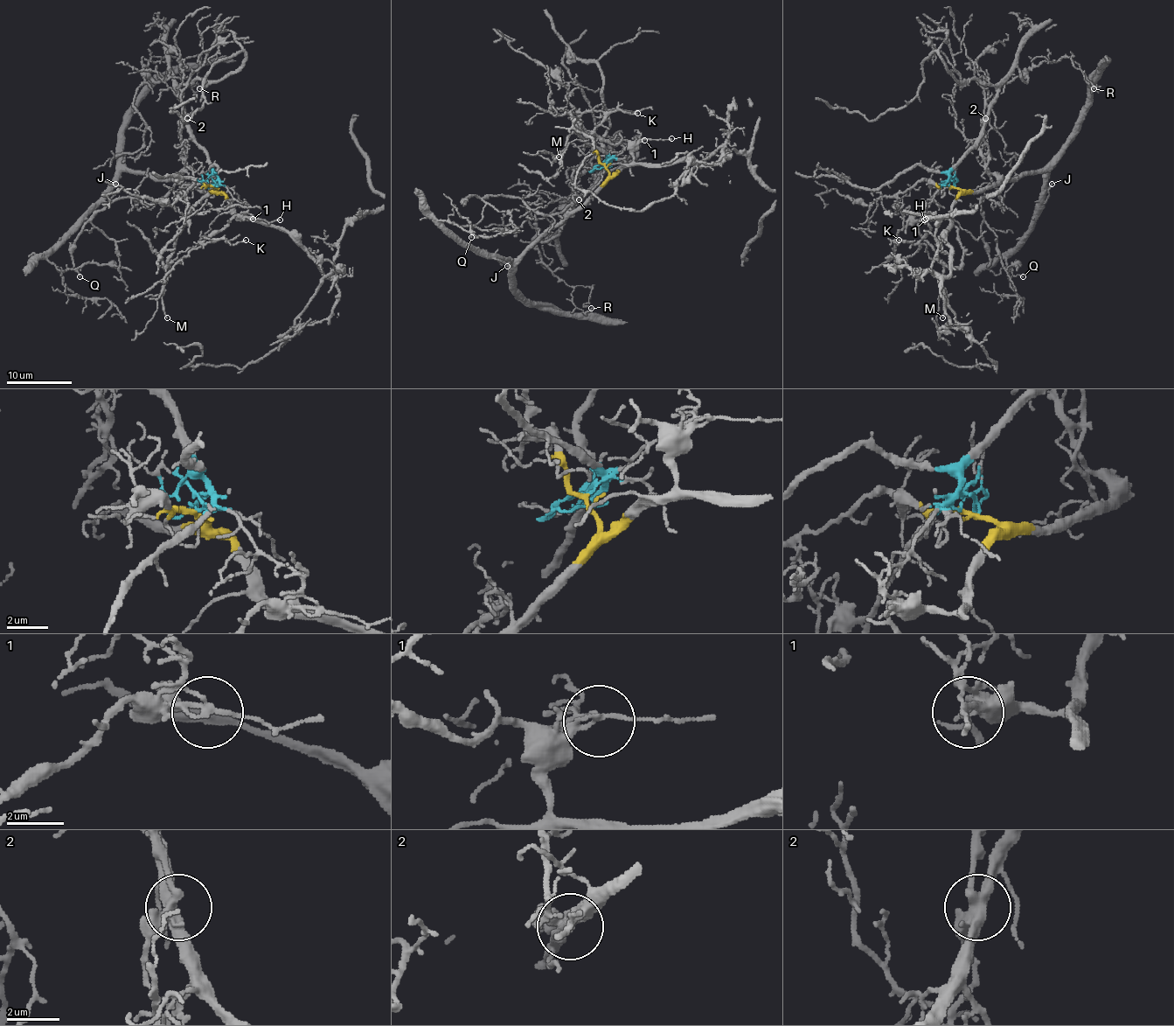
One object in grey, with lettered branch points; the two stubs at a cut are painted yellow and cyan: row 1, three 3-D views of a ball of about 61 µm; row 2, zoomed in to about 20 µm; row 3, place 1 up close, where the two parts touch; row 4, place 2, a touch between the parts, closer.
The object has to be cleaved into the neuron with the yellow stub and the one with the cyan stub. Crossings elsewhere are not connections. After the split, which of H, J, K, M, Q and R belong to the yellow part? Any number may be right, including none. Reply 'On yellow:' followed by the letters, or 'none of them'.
On yellow: H, J, K, Q

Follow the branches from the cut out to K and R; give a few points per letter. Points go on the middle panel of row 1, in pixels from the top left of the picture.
K: (605, 169), (611, 175), (626, 167), (632, 149), (628, 143), (606, 143), (594, 129), (613, 111), (637, 113)
R: (605, 169), (607, 164), (568, 211), (559, 234), (536, 244), (540, 261), (573, 288), (572, 303), (592, 308)

